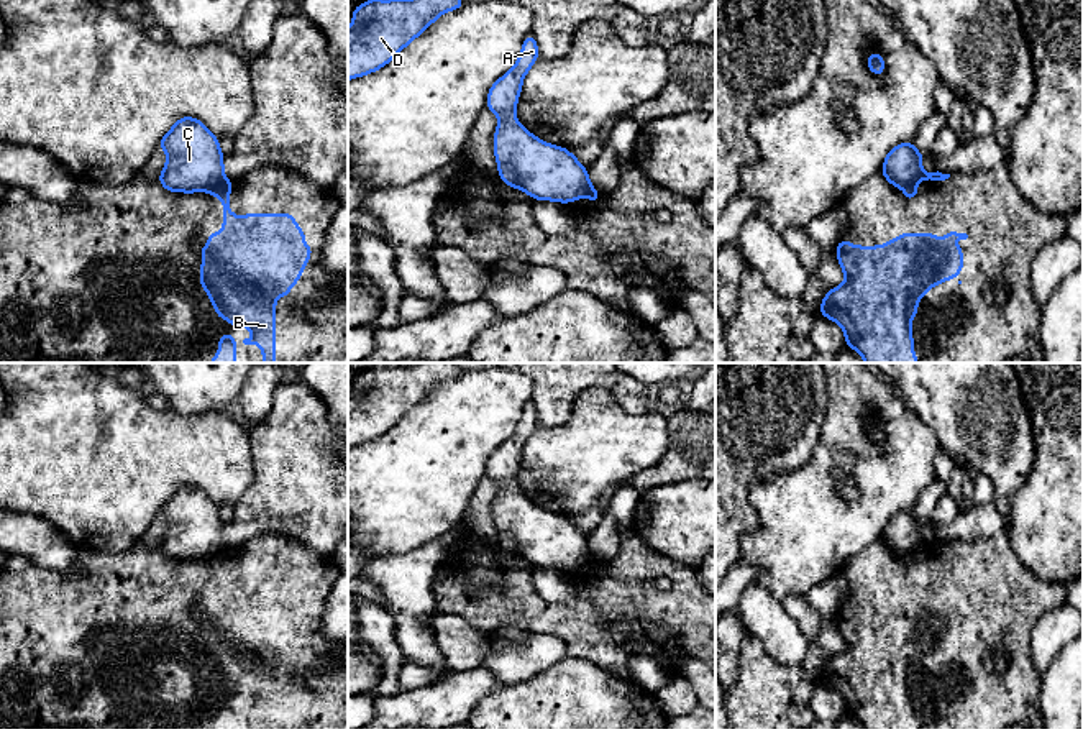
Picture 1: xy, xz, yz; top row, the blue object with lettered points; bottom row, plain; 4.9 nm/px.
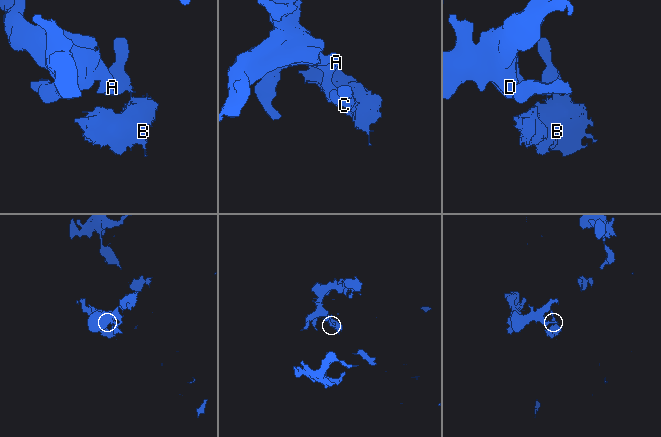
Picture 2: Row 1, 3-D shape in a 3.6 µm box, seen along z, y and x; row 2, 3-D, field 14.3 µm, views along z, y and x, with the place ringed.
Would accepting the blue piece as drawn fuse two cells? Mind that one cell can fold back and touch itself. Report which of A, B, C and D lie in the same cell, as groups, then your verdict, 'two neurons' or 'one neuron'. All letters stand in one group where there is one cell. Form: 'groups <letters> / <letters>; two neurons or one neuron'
groups A C D / B; two neurons

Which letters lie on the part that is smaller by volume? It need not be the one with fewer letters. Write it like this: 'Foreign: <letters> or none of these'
Foreign: B

